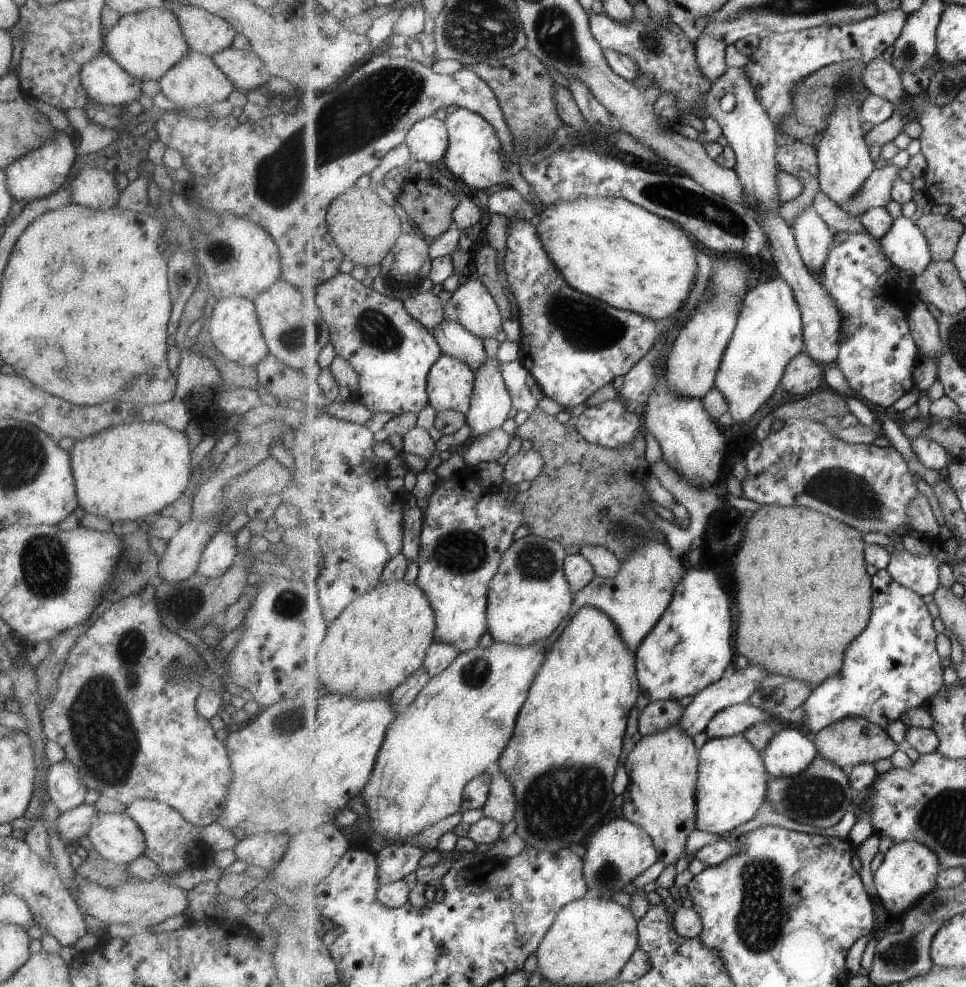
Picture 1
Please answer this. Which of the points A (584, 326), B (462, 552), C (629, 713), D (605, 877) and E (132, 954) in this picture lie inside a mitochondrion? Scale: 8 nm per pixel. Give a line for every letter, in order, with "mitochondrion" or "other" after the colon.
A: mitochondrion
B: mitochondrion
C: other
D: mitochondrion
E: other

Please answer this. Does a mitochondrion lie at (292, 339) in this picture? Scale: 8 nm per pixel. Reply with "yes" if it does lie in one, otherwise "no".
yes

